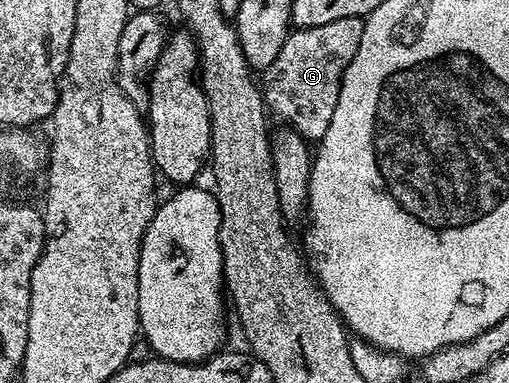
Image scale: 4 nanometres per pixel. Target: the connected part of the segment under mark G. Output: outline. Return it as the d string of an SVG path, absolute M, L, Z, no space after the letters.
M347 18L346 20L330 20L330 24L318 24L305 30L296 28L289 33L268 69L263 71L262 93L265 107L273 115L281 118L283 125L289 130L297 130L305 140L318 140L326 136L326 128L330 128L330 120L334 120L334 108L338 104L340 81L350 68L350 60L354 60L354 52L358 52L358 44L362 44L364 18Z

